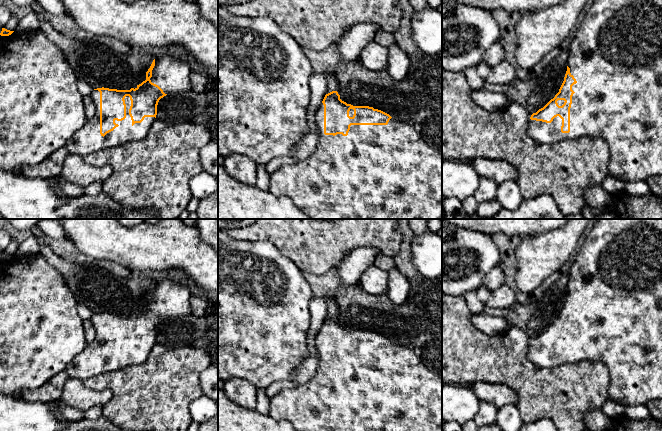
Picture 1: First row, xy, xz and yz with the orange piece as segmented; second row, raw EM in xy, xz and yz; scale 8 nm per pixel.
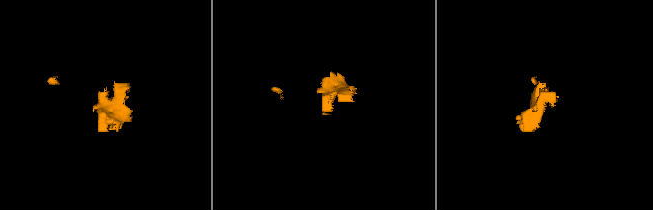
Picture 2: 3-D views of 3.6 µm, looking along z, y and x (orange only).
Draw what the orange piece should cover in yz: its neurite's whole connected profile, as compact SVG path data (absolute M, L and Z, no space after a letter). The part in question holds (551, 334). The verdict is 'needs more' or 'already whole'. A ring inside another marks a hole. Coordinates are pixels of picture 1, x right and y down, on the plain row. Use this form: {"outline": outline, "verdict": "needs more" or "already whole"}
{"outline": "M598 219L580 251L573 255L567 295L559 316L543 332L529 338L528 359L538 368L553 368L584 360L600 361L610 374L608 397L626 406L647 404L654 399L662 400L662 219Z", "verdict": "needs more"}

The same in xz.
{"outline": "M332 294L326 295L327 316L316 335L317 371L307 383L293 389L283 389L269 399L269 415L275 420L290 422L297 431L442 431L442 376L432 372L418 357L414 348L392 342L369 330L353 330L340 323L338 305Z", "verdict": "needs more"}

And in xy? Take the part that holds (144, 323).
{"outline": "M163 279L153 284L146 296L146 304L135 313L117 314L104 311L94 313L91 322L95 328L95 339L68 363L65 371L69 378L85 380L102 373L144 363L156 344L159 324L167 318L191 314L191 295L188 286Z", "verdict": "needs more"}

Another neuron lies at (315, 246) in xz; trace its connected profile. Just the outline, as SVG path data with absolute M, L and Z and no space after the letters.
M258 219L246 227L225 232L240 241L270 241L302 272L313 275L325 274L345 255L363 247L377 249L381 255L394 258L403 241L398 219Z

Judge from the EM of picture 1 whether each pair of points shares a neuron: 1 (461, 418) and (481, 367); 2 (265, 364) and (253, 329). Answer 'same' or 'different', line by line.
1: different
2: same

